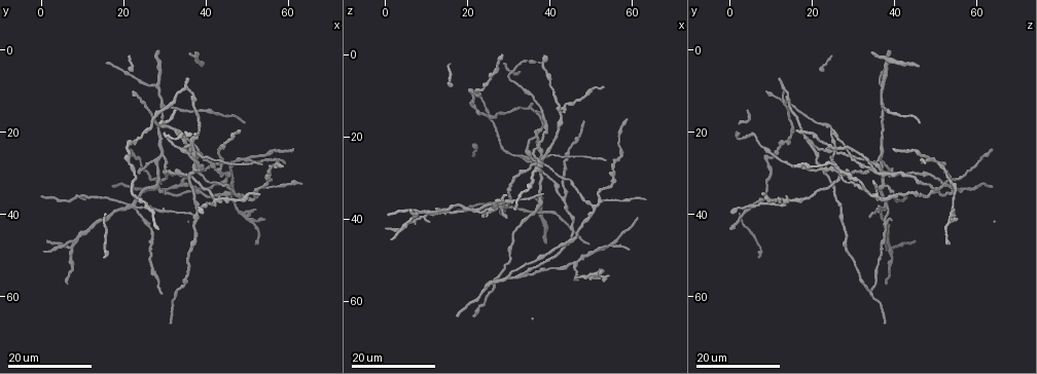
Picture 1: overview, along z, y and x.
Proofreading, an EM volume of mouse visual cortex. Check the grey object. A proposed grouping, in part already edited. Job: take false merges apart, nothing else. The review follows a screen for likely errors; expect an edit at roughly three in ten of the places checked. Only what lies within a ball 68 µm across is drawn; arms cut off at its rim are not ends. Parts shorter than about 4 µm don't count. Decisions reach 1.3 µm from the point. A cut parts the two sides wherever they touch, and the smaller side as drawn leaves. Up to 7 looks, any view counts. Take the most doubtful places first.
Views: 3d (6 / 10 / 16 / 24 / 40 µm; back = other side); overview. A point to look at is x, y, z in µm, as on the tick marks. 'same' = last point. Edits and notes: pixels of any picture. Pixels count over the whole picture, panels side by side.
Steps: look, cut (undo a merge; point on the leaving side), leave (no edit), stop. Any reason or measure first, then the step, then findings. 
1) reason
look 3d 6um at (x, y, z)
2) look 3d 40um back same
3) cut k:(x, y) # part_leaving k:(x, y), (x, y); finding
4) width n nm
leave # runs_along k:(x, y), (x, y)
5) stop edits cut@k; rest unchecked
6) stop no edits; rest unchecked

three-way junction
look 3d 16um at (46.5, 27.5, 51.0)

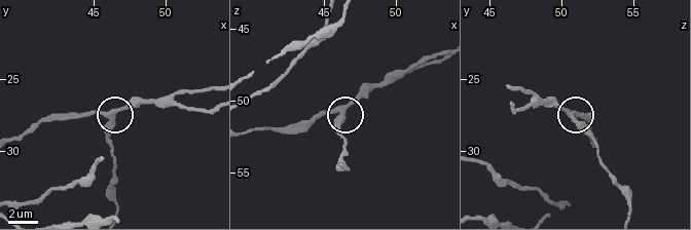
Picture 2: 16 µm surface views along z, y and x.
look 3d 10um at (46.4, 27.8, 51.0)

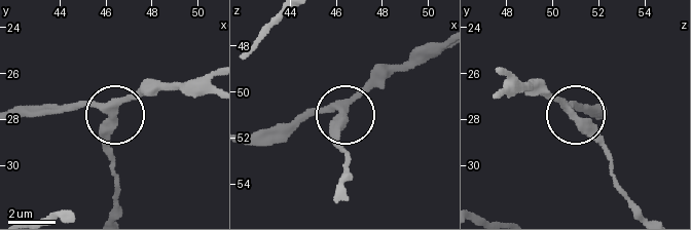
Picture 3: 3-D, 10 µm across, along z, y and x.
width 300 nm
leave # runs_along 3:(252, 132), (282, 130), (317, 113), (340, 113), (374, 80); all the same neuron

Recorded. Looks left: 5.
small branch off a trunk
look 3d 16um at (22.0, 38.0, 38.5)

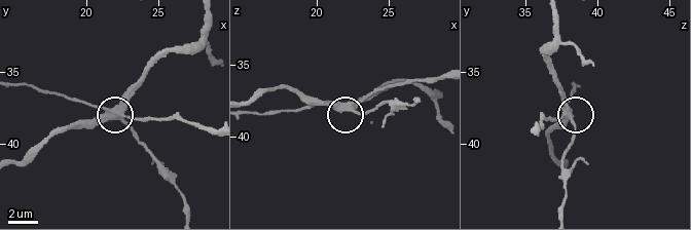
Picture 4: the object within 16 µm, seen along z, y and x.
look 3d 6um at (22.0, 38.2, 38.2)

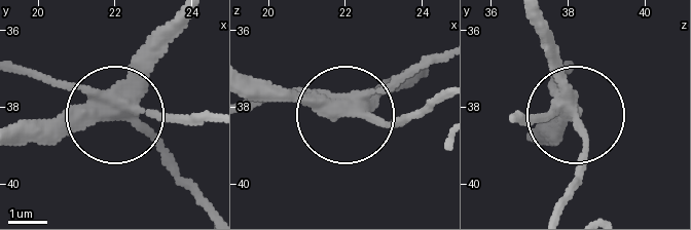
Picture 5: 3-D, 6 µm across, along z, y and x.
arms 5
cut 5:(161, 120) # part_leaving 5:(107, 98), (22, 72); a second neuron is stuck on

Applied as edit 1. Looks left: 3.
look overview

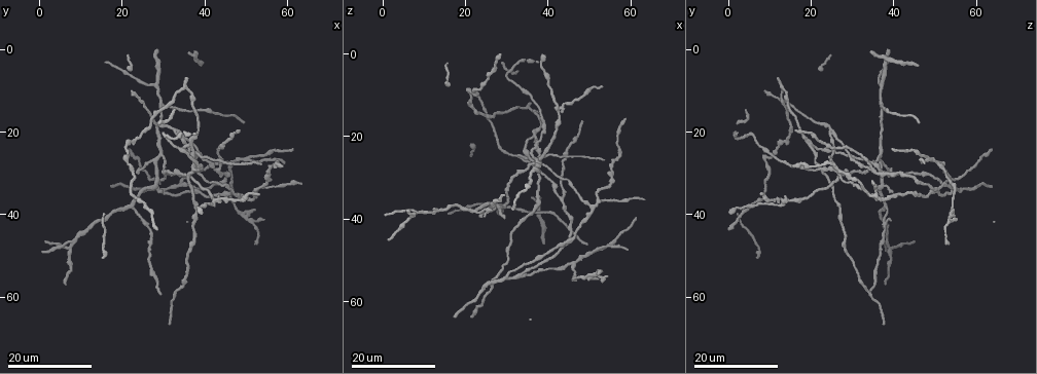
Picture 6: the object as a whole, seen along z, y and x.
a fork
look 3d 16um at (28.5, 27.5, 36.5)

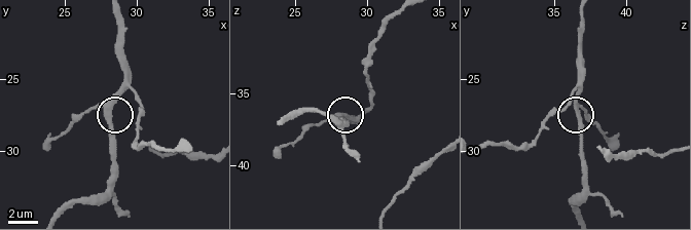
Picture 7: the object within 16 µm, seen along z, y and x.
closer look
look 3d 10um at (28.0, 27.2, 36.6)

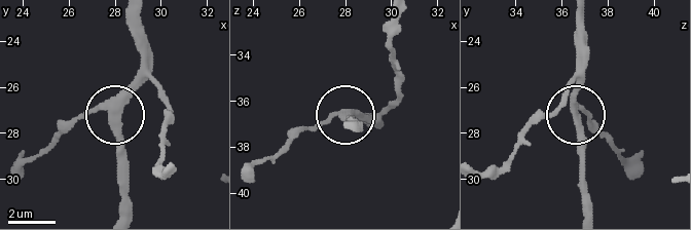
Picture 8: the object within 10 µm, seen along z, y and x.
arms 3
cut 8:(76, 117) # part_leaving 8:(102, 104), (68, 122), (21, 163); a second neuron is stuck on

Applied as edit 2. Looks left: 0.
stop edits cut@5, cut@8; rest unchecked

